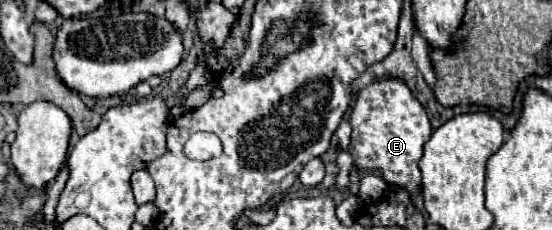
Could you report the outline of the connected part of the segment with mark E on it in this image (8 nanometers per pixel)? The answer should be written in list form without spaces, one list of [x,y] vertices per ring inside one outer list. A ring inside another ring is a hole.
[[[398,77],[378,79],[378,81],[368,83],[358,93],[358,97],[354,101],[354,107],[350,111],[350,125],[352,125],[352,135],[350,135],[350,149],[348,151],[350,151],[352,159],[354,159],[354,167],[368,169],[368,171],[378,169],[382,173],[382,179],[388,185],[400,185],[400,187],[408,189],[408,193],[412,197],[420,195],[418,161],[422,157],[422,147],[424,147],[426,139],[430,139],[430,135],[432,135],[432,127],[430,127],[430,121],[428,121],[428,115],[426,115],[424,107],[412,95],[408,85],[402,83],[402,79],[398,79]]]

